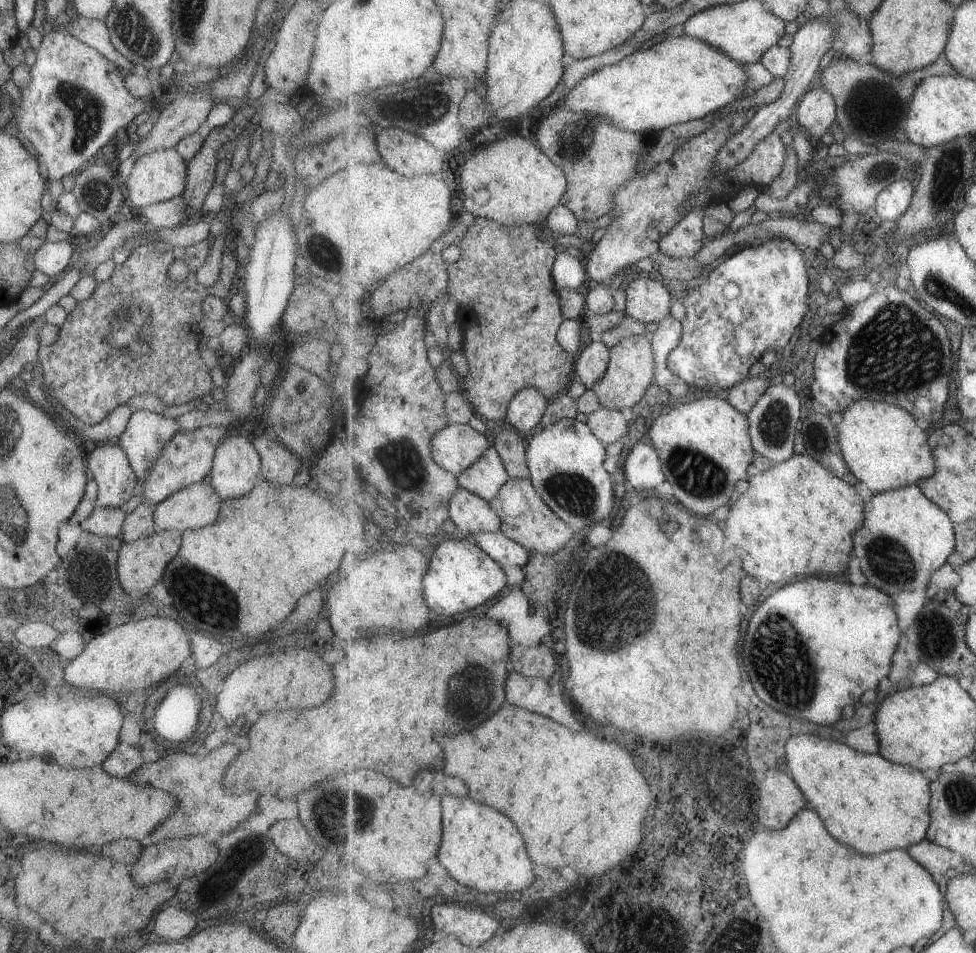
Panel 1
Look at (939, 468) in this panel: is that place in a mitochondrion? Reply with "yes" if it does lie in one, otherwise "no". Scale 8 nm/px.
no

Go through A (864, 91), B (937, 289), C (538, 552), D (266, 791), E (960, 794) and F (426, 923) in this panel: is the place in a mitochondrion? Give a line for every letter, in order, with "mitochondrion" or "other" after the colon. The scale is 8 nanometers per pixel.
A: mitochondrion
B: mitochondrion
C: other
D: other
E: mitochondrion
F: other

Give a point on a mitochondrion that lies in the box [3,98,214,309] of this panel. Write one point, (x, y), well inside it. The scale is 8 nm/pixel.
(95, 191)

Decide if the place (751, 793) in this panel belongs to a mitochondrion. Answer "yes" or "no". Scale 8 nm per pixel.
yes

